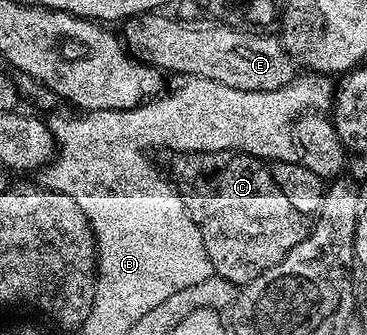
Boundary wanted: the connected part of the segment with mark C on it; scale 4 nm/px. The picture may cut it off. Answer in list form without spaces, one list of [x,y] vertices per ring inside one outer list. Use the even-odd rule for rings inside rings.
[[[232,149],[195,150],[178,152],[173,157],[174,163],[171,164],[169,173],[178,188],[178,193],[182,195],[187,214],[196,224],[196,228],[200,228],[204,248],[210,257],[211,271],[235,288],[249,287],[263,276],[269,275],[292,252],[292,248],[296,248],[296,244],[300,244],[306,238],[307,215],[292,208],[292,203],[285,198],[284,192],[276,184],[273,173],[267,167],[265,170],[262,167],[265,165],[251,154]]]

